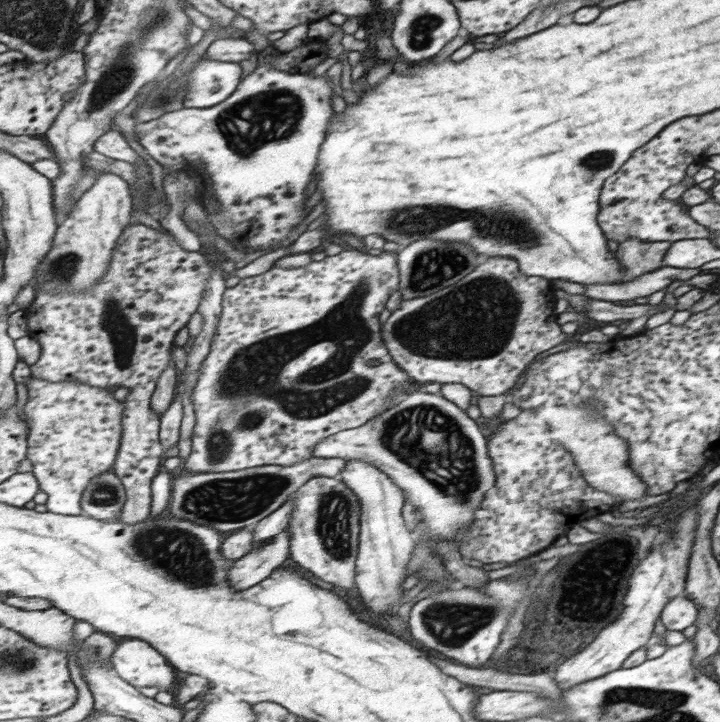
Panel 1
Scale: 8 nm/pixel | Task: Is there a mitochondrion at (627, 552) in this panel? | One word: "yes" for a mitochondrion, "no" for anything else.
no

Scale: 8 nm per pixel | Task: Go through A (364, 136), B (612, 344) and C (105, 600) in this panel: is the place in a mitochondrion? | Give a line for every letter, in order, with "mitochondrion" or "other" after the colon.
A: other
B: other
C: other

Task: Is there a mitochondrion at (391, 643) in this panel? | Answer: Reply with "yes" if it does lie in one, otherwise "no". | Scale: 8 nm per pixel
no

